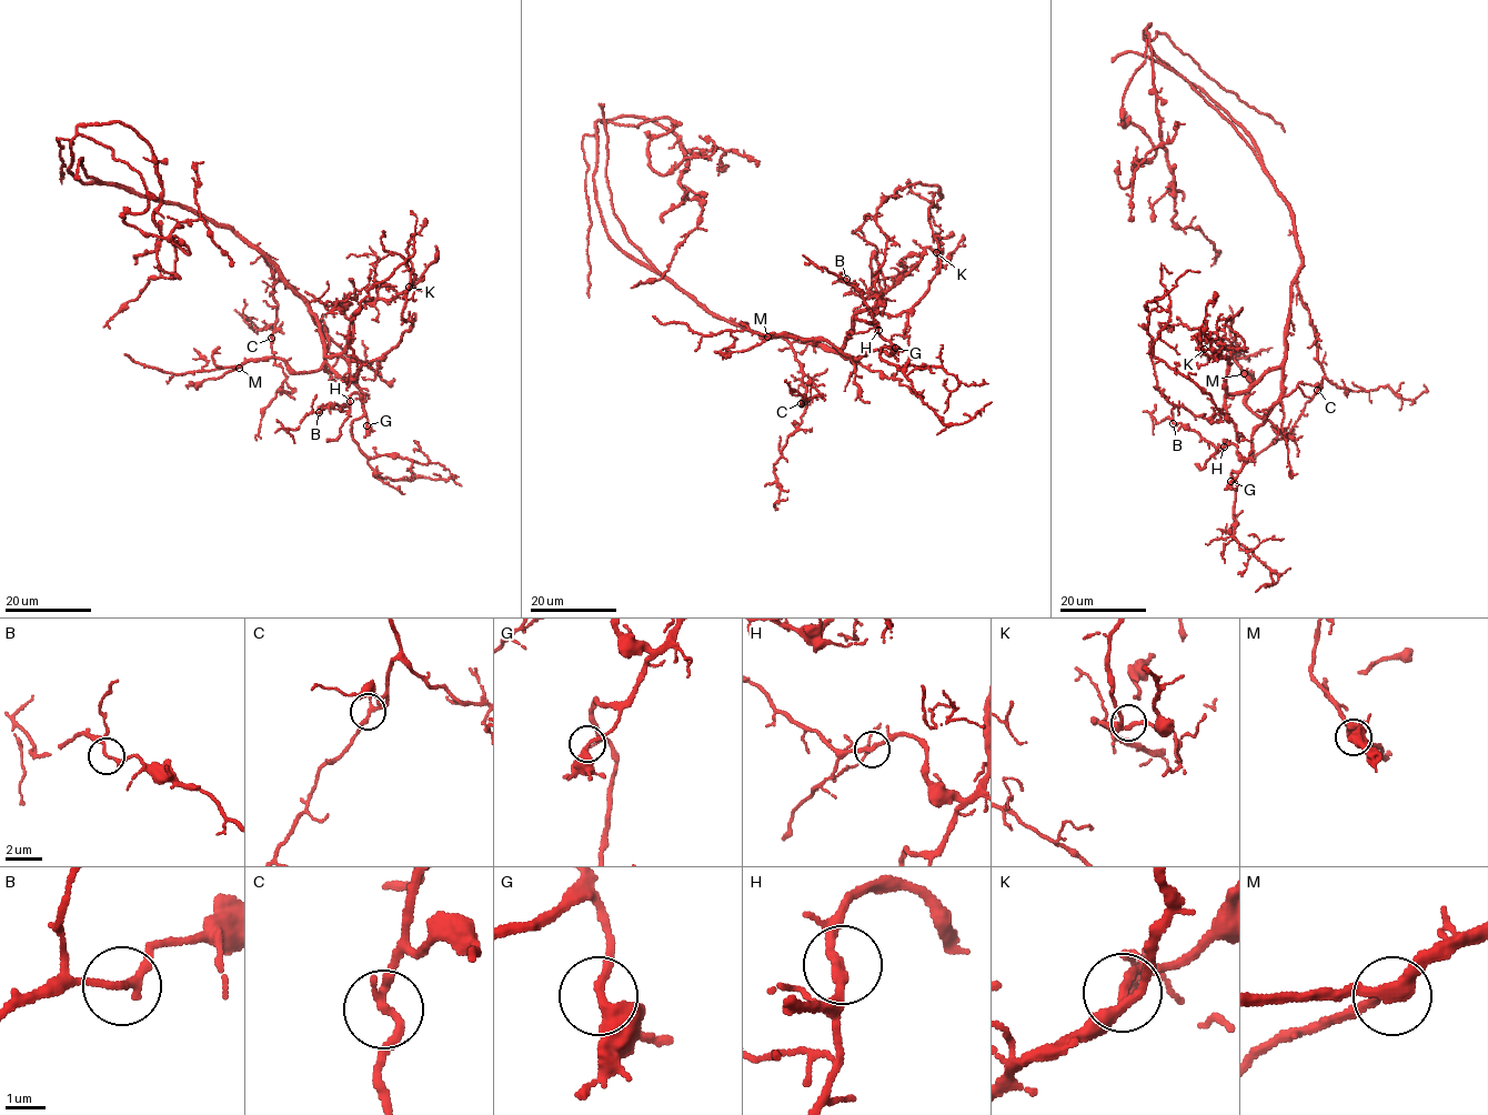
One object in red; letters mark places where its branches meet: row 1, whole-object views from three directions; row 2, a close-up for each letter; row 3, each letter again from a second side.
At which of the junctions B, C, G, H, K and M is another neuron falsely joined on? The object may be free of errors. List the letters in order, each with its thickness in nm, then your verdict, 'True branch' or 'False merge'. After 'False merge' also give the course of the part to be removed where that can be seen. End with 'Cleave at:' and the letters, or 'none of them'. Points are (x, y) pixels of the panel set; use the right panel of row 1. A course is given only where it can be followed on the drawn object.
B: Thickness 170 nm. True branch
C: Thickness 240 nm. True branch
G: Thickness 340 nm. True branch
H: Thickness 240 nm. True branch
K: Thickness 240 nm. True branch
M: Thickness 280 nm. True branch
Cleave at: none of them

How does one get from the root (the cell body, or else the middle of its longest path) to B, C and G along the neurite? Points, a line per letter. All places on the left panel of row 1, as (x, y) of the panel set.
B: (150, 198), (225, 224), (303, 300), (328, 342), (325, 362), (363, 397), (354, 393), (350, 404), (319, 412)
C: (150, 198), (188, 207), (225, 224), (261, 252), (274, 278), (273, 299), (277, 312), (272, 338)
G: (150, 198), (188, 207), (225, 224), (277, 268), (321, 327), (328, 342), (325, 362), (360, 390), (367, 427)

